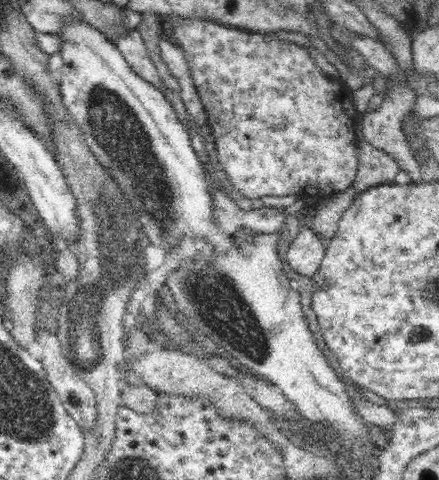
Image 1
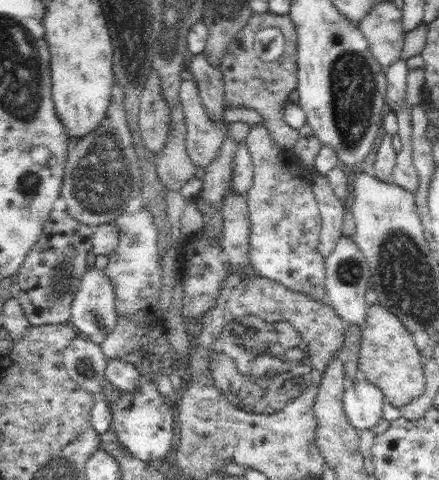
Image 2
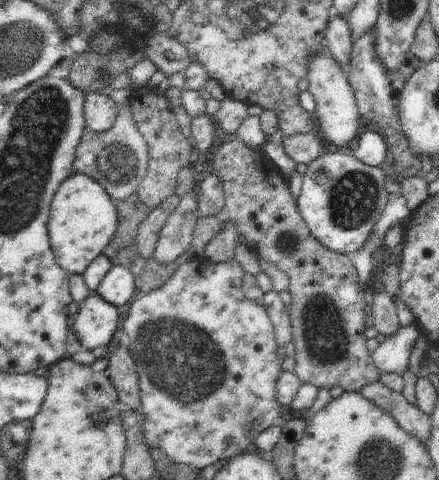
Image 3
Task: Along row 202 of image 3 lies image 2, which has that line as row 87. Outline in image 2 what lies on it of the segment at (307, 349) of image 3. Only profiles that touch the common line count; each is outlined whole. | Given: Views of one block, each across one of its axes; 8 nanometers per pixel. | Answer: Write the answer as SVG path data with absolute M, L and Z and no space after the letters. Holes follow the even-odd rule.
M269 12L257 16L251 14L249 22L231 38L231 42L225 46L225 54L223 54L223 62L219 66L221 76L223 76L223 86L225 86L225 106L231 108L251 108L257 110L263 118L263 126L269 130L275 146L287 154L291 154L291 150L295 148L295 142L299 138L299 132L295 128L291 128L285 122L285 106L287 106L287 96L291 90L297 88L297 32L295 32L295 24L291 22L289 16L273 16ZM269 22L275 24L275 28L281 30L283 38L285 38L285 48L283 54L273 60L273 62L261 62L255 52L253 52L253 32L259 32L263 28L269 28Z

